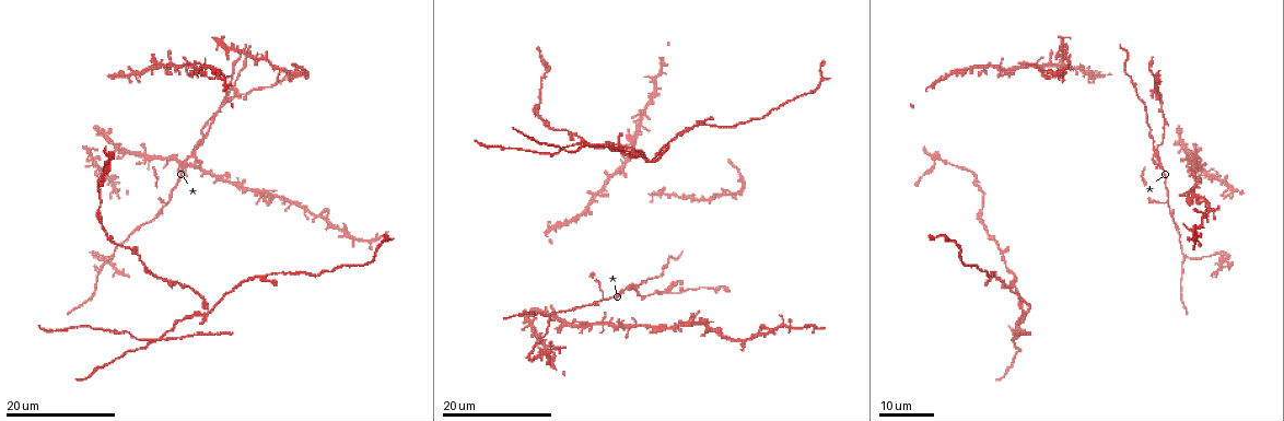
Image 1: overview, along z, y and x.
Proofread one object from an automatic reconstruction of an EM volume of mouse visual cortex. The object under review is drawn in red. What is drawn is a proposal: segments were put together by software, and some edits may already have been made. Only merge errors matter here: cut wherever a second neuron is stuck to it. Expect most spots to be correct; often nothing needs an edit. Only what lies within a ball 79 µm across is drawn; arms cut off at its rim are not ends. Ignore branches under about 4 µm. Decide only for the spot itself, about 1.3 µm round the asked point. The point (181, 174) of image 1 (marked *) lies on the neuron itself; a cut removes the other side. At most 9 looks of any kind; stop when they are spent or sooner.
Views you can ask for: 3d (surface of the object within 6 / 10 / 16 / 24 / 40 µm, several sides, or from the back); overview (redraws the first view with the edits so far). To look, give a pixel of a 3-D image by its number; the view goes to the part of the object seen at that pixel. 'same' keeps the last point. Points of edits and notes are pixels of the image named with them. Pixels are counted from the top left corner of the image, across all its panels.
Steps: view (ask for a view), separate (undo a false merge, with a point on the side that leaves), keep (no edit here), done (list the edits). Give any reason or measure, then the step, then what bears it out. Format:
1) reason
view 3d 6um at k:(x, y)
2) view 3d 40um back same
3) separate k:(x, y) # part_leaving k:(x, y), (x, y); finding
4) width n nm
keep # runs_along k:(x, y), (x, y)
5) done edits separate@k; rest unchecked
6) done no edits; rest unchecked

side arm on a straight run
view 3d 24um at 1:(1167, 201)

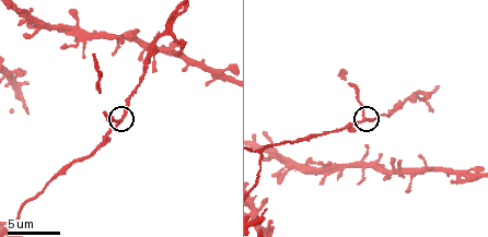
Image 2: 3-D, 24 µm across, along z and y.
view 3d 10um at 2:(365, 119)

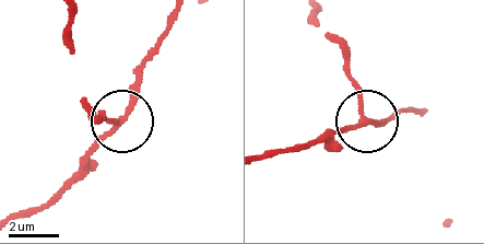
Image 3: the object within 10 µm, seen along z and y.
arms 3
keep # runs_along 3:(423, 112), (402, 112), (385, 124), (325, 130); all the same neuron

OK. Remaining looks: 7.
arms part here
view 3d 24um at 1:(211, 313)

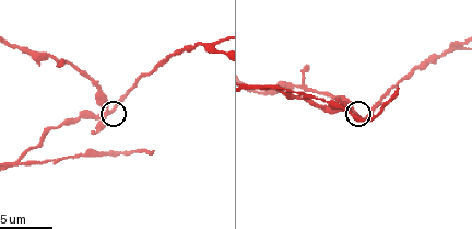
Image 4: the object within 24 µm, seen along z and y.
view 3d 6um at 4:(109, 110)

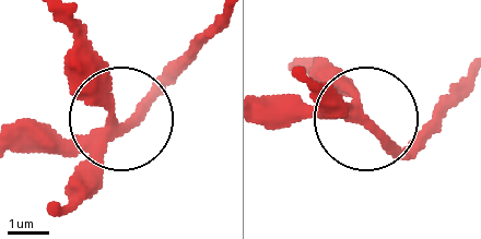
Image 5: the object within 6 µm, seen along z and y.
width 250 nm
separate 5:(91, 78) # part_leaving 5:(102, 129), (95, 59), (57, 18); two neurons meet here

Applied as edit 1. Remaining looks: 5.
view overview

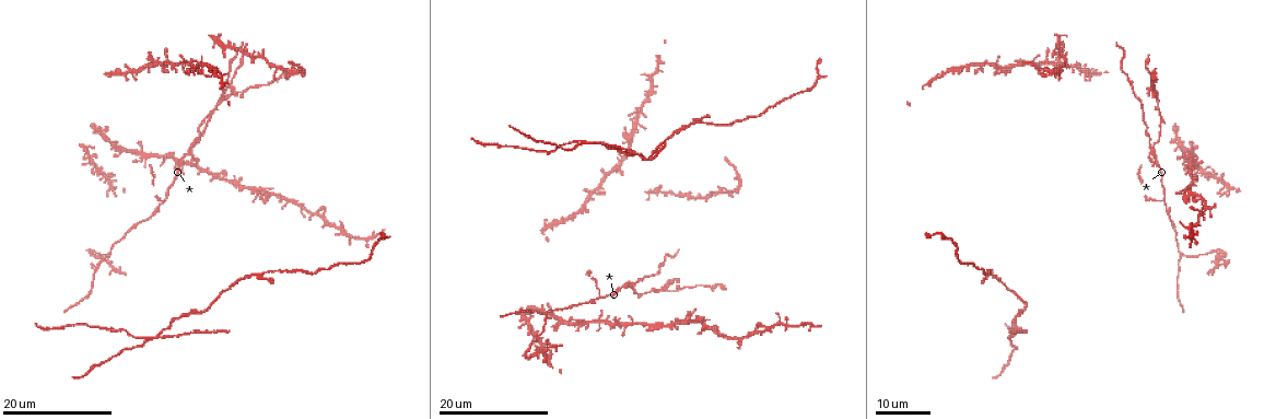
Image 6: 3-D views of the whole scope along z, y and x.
looks like a crossing
view 3d 24um at 6:(260, 275)

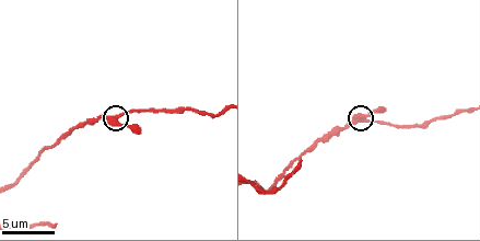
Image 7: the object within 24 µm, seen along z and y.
view 3d 6um at 7:(118, 118)

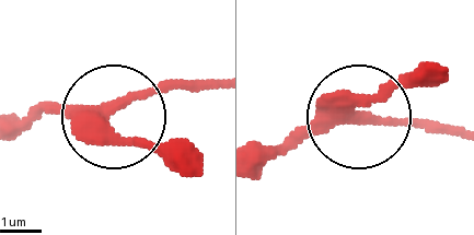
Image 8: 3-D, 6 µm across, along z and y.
keep # runs_along 8:(256, 173), (298, 138), (350, 120), (420, 65); one neuron here

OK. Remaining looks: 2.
side arm on a straight run
view 3d 10um at 4:(20, 162)

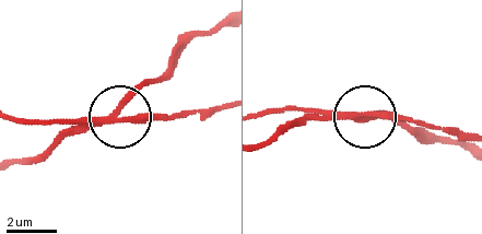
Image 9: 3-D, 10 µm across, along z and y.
arms 3
separate 9:(60, 119) # two neurons meet here

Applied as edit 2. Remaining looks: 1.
done edits separate@5, separate@9; rest unchecked

